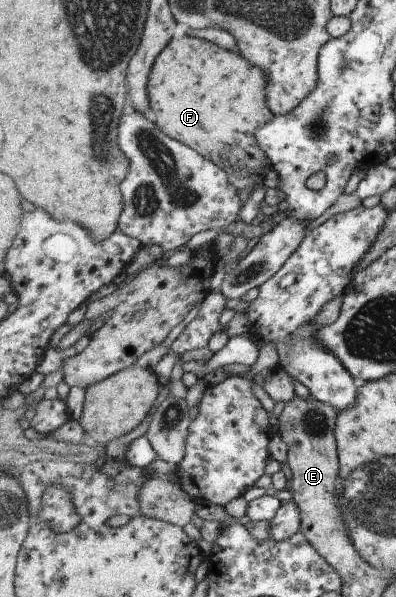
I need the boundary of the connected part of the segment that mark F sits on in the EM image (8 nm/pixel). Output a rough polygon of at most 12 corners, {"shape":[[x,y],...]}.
{"shape":[[173,38],[149,77],[157,125],[240,193],[272,165],[266,73]]}

